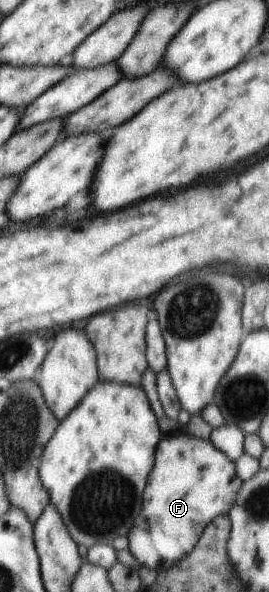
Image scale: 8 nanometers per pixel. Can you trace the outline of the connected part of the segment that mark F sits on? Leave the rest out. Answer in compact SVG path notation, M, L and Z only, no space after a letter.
M188 433L162 436L158 442L155 462L147 479L142 509L129 529L129 550L139 566L150 569L170 569L186 557L198 543L203 529L218 514L226 514L235 504L235 497L243 482L238 477L235 462L214 447L208 438L199 438Z

